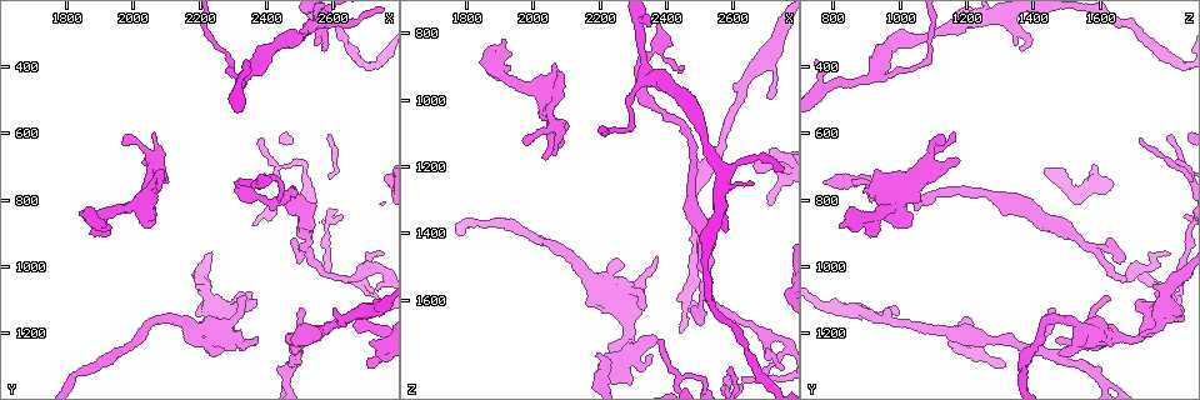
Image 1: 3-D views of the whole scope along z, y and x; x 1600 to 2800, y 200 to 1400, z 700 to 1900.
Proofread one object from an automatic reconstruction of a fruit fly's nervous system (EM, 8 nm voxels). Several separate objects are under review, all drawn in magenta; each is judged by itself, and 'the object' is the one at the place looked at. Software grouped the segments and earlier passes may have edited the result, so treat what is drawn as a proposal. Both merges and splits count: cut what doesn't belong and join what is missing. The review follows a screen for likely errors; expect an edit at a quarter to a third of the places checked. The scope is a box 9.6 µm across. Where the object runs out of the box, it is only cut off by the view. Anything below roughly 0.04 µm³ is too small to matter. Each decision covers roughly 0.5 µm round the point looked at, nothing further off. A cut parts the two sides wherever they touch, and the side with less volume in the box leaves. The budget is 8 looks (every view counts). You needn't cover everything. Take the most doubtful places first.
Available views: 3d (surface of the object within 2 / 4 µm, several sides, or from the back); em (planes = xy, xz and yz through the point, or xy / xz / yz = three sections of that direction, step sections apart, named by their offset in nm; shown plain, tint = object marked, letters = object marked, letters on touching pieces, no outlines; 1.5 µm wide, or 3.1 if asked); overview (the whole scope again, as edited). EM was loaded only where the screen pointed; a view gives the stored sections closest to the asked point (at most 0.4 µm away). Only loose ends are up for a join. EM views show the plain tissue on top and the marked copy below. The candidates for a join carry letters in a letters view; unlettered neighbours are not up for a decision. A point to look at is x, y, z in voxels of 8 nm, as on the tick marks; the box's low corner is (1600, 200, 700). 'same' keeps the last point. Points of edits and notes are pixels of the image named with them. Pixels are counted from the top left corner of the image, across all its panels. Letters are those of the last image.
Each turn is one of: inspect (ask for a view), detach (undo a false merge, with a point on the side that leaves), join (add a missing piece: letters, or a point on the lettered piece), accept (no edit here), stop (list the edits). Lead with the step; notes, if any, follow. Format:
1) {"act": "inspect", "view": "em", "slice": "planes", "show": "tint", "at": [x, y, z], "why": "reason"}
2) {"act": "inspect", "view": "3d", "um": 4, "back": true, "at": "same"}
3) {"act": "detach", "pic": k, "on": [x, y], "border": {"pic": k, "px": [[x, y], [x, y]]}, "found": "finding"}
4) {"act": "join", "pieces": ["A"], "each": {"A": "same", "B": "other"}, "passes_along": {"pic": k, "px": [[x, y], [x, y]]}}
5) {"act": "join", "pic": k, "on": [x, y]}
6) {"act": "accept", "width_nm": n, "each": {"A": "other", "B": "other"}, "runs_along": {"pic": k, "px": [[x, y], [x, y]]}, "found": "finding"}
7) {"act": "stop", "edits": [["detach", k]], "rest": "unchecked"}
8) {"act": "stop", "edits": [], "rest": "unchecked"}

{"act": "inspect", "view": "em", "slice": "xz", "step": 4, "show": "letters", "at": [2700, 1300, 1320], "why": "free end"}

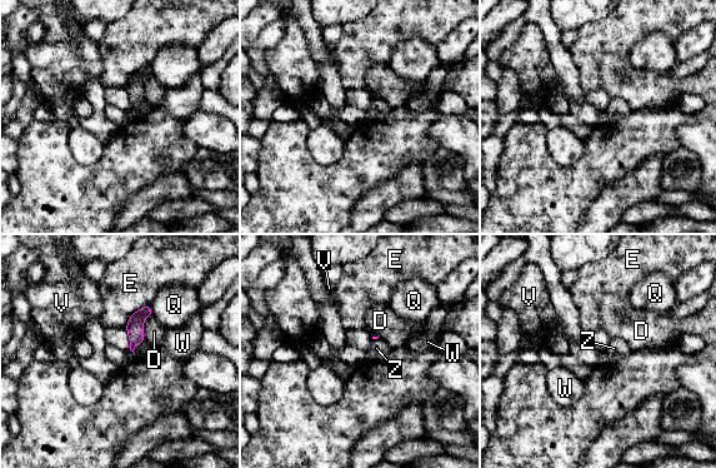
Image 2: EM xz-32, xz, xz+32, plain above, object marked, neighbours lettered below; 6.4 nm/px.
{"act": "inspect", "view": "em", "slice": "planes", "show": "letters", "at": "same"}

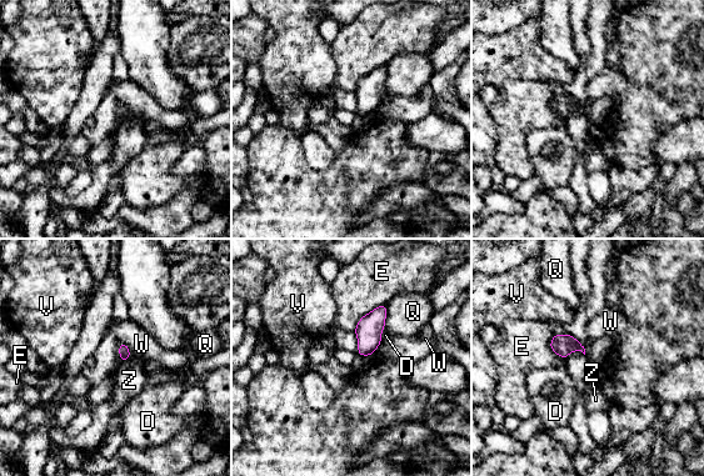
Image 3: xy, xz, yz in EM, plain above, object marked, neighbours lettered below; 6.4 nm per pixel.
{"act": "accept", "each": {"D": "other", "E": "other", "Q": "other", "V": "other", "W": "other", "Z": "other"}, "border": {"pic": 3, "px": [[130, 357], [123, 362]]}, "found": "no lettered piece goes on from it"}

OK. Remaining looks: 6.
{"act": "inspect", "view": "em", "slice": "xy", "step": 8, "show": "letters", "at": [1920, 860, 820], "why": "branch stops here"}

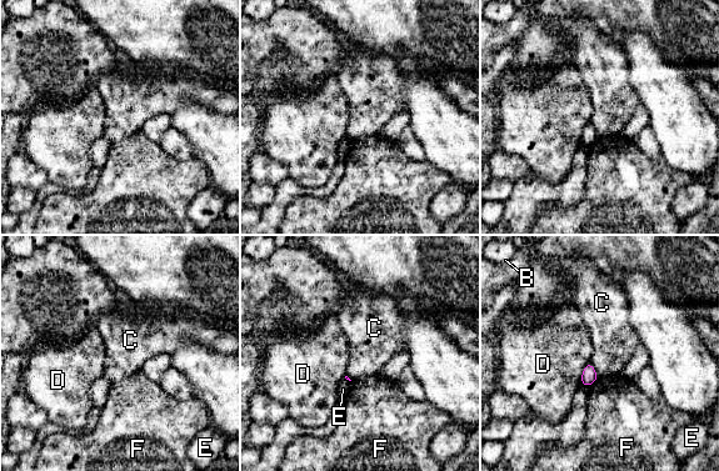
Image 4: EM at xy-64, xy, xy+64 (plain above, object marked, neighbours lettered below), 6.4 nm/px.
{"act": "inspect", "view": "em", "slice": "planes", "show": "letters", "at": "same", "why": "cut it another way"}

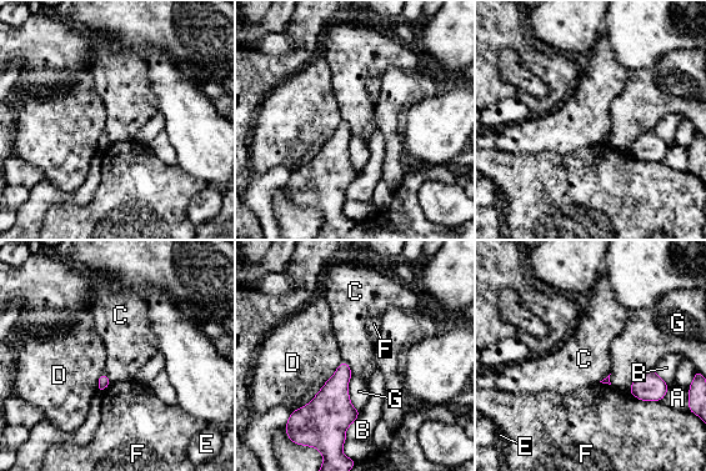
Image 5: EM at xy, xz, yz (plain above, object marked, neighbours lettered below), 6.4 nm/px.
{"act": "accept", "each": {"A": "other", "B": "other", "C": "other", "D": "other", "E": "other", "F": "other", "G": "other"}, "border": {"pic": 5, "px": [[343, 360], [354, 375]]}, "found": "none of them fits"}

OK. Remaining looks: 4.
{"act": "stop", "edits": [], "rest": "unchecked"}

